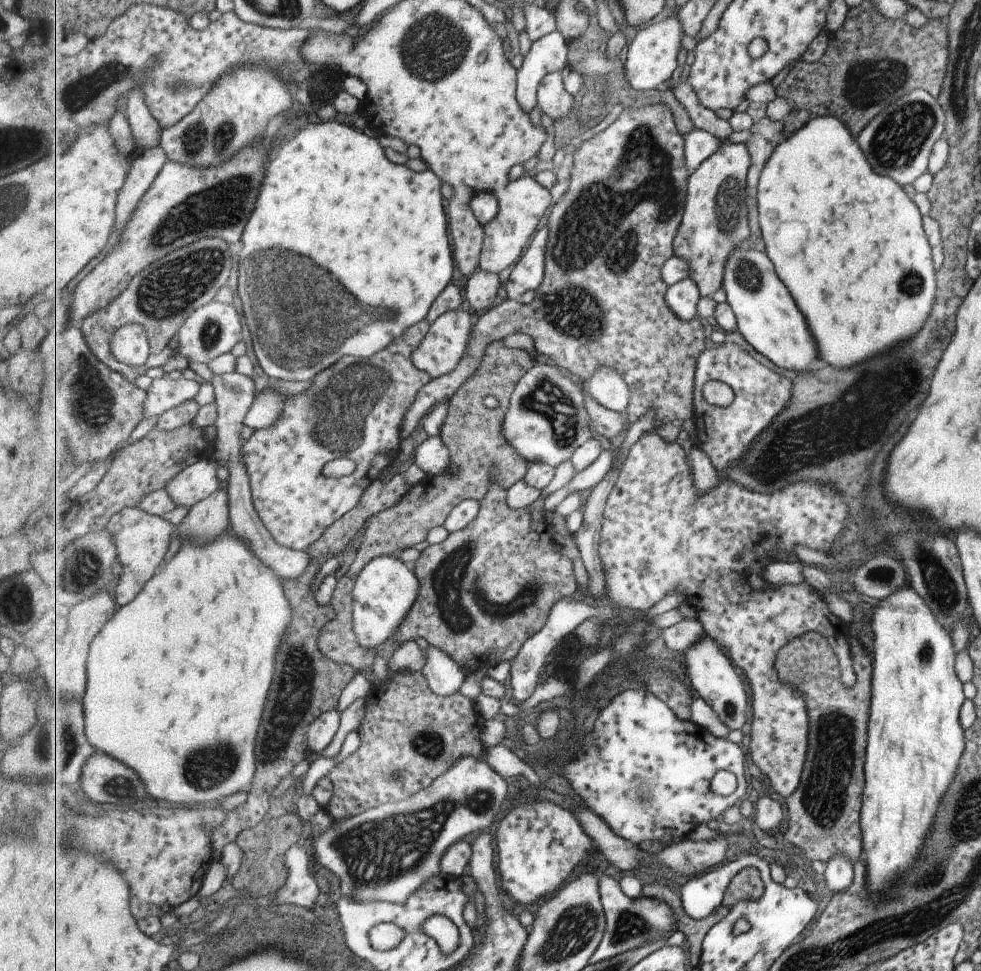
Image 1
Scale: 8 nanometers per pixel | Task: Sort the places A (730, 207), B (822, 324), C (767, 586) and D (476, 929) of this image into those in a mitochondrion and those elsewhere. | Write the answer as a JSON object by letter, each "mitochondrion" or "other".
{"A":"mitochondrion","B":"other","C":"other","D":"other"}

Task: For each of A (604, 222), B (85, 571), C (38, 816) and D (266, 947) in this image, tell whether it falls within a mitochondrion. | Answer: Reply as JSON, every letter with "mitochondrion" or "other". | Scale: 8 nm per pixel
{"A":"mitochondrion","B":"mitochondrion","C":"other","D":"other"}

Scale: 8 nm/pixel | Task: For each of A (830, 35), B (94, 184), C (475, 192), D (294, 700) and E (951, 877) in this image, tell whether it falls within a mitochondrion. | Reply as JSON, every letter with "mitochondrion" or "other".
{"A":"other","B":"other","C":"other","D":"mitochondrion","E":"mitochondrion"}

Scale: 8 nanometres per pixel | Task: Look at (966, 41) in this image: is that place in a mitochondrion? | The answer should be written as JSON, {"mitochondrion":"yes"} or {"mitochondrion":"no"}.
{"mitochondrion":"yes"}

